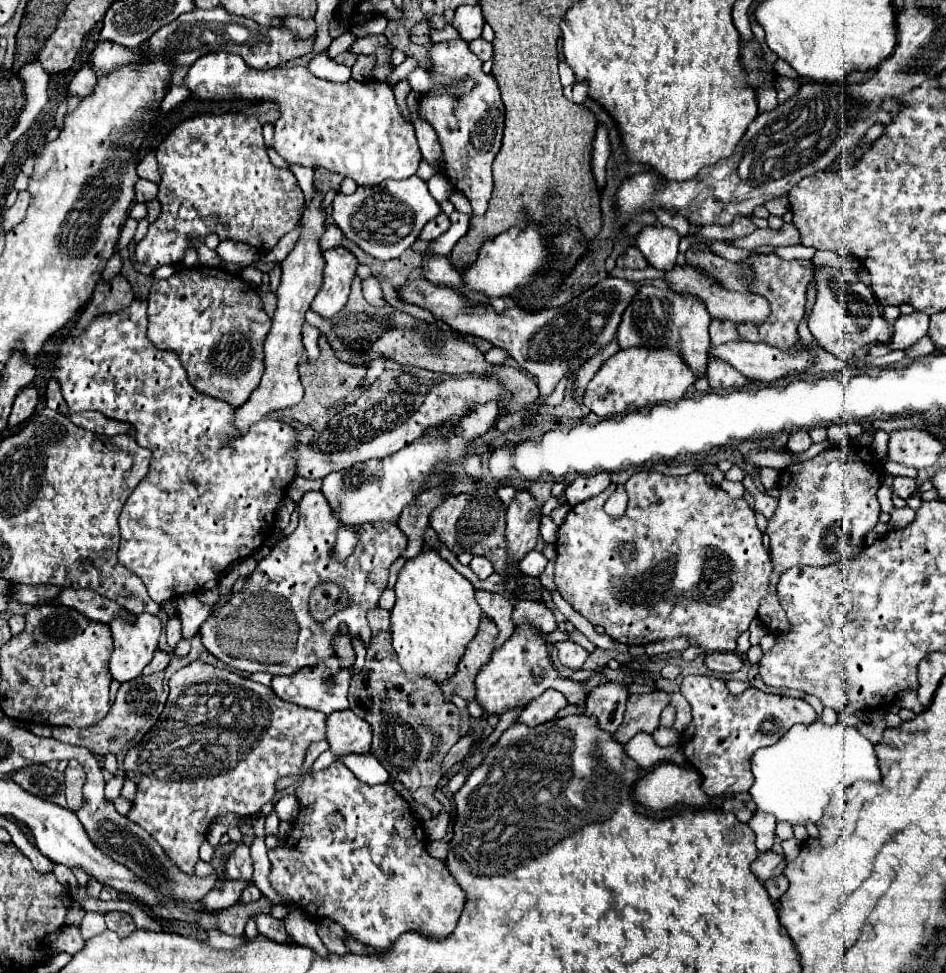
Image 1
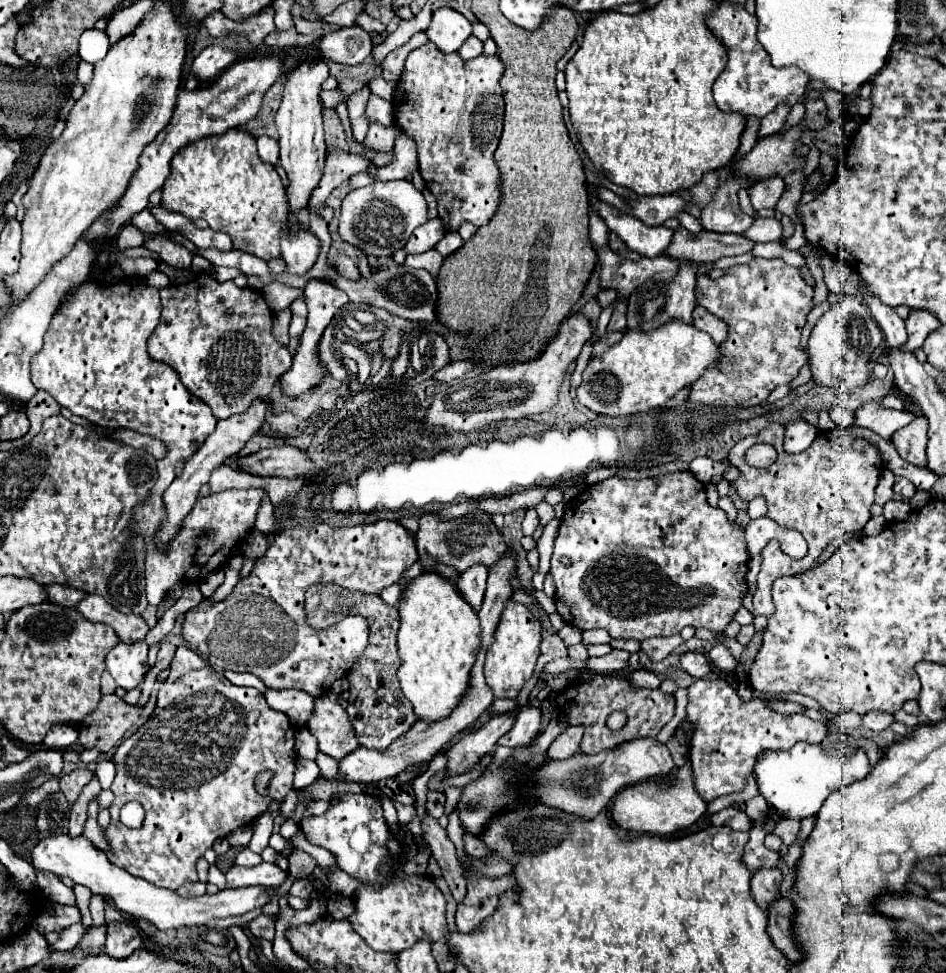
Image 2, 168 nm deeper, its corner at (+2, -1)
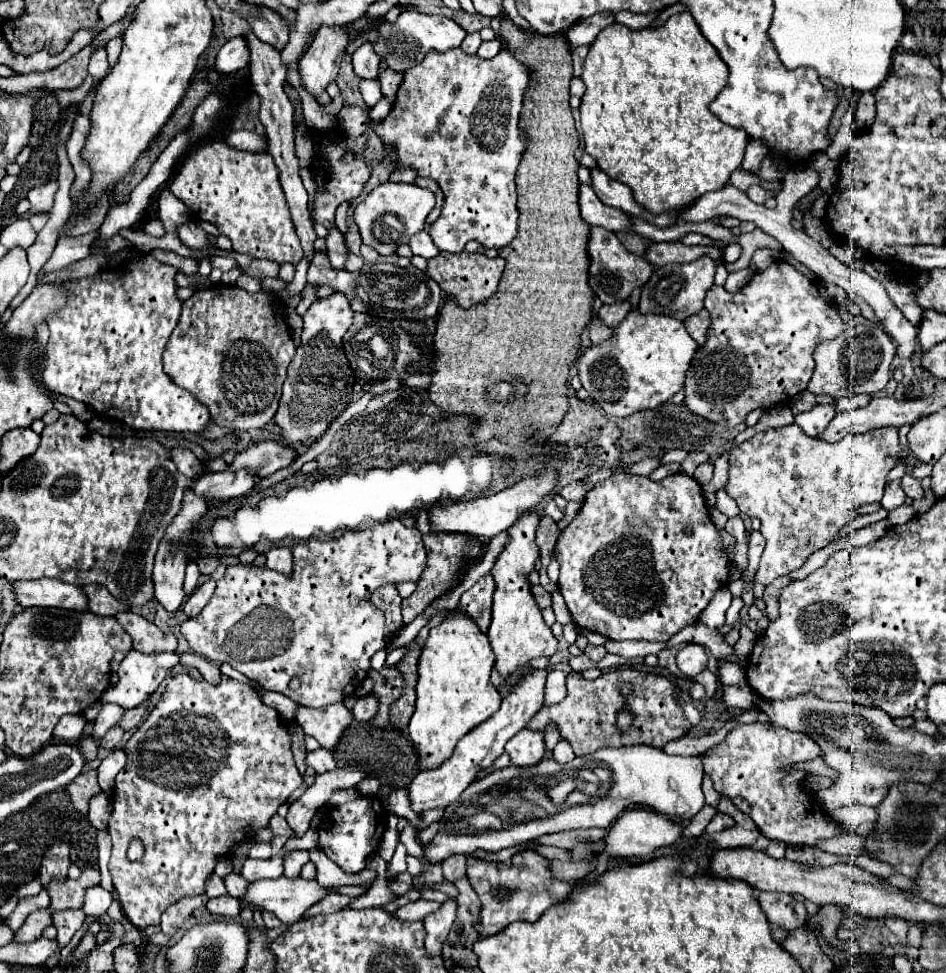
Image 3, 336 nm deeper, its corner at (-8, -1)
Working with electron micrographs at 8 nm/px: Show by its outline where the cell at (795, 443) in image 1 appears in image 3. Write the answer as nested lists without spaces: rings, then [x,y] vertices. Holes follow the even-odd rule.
[[[818,404],[808,412],[796,414],[794,416],[794,424],[802,428],[802,432],[806,436],[818,436],[820,432],[824,432],[824,428],[830,424],[830,420],[836,416],[836,404]]]

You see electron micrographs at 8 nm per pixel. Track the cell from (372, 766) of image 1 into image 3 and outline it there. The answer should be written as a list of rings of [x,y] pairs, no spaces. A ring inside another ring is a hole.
[[[318,748],[314,752],[306,752],[306,766],[314,768],[316,774],[332,772],[336,768],[336,762],[332,760],[332,752],[326,748]]]

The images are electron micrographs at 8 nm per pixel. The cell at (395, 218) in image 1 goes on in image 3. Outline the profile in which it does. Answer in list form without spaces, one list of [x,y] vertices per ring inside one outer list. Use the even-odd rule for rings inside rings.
[[[384,182],[378,188],[374,188],[364,202],[360,202],[354,210],[354,220],[360,228],[362,242],[372,246],[378,254],[396,254],[398,246],[406,244],[412,234],[424,230],[424,222],[428,212],[434,208],[434,194],[426,188],[420,188],[416,184],[394,184]],[[384,214],[398,216],[398,218],[380,218]]]

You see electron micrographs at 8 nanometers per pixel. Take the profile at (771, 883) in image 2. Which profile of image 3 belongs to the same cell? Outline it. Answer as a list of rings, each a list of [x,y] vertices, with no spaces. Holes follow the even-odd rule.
[[[756,892],[756,900],[770,924],[776,924],[788,932],[806,924],[804,904],[796,904],[796,900],[790,894]]]

